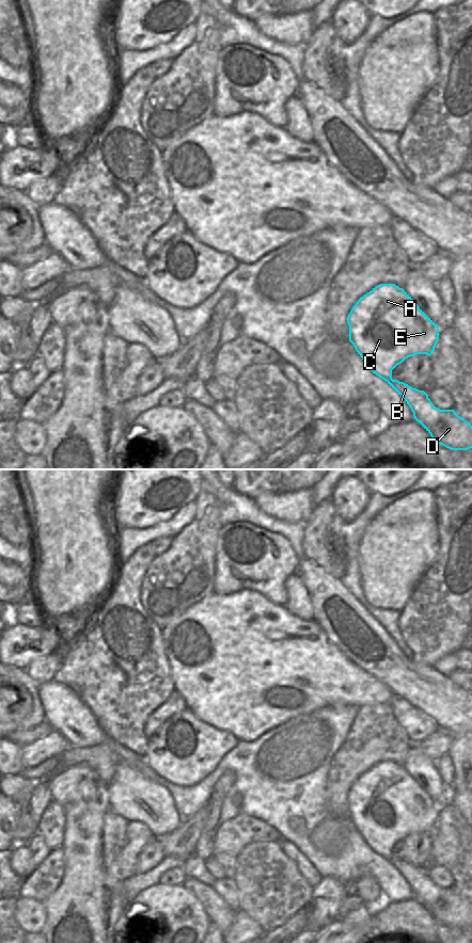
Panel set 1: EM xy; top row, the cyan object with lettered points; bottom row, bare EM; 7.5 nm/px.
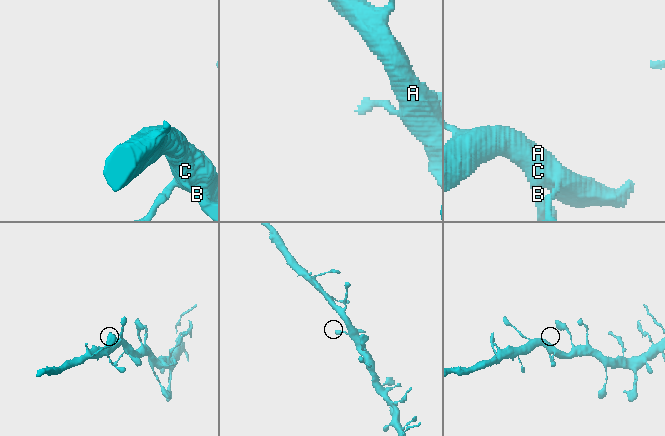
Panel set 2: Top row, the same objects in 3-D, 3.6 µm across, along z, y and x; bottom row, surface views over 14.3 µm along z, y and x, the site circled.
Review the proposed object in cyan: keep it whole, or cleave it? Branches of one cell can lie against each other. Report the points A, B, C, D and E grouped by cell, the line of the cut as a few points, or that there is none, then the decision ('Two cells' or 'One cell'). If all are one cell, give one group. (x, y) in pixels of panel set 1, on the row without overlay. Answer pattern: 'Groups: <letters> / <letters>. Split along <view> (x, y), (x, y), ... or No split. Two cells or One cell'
Groups: A B C D E. No split. One cell.

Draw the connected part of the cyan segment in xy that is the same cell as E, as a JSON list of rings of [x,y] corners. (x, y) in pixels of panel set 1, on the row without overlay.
[[[380,762],[361,774],[347,801],[349,819],[368,847],[384,858],[409,883],[432,917],[451,928],[472,926],[472,904],[454,888],[436,885],[424,868],[392,857],[392,848],[416,832],[431,833],[439,805],[395,762]]]

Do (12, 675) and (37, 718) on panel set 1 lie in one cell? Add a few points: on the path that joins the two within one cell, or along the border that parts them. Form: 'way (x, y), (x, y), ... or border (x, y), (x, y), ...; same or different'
way (24, 681), (33, 690), (37, 706); same

